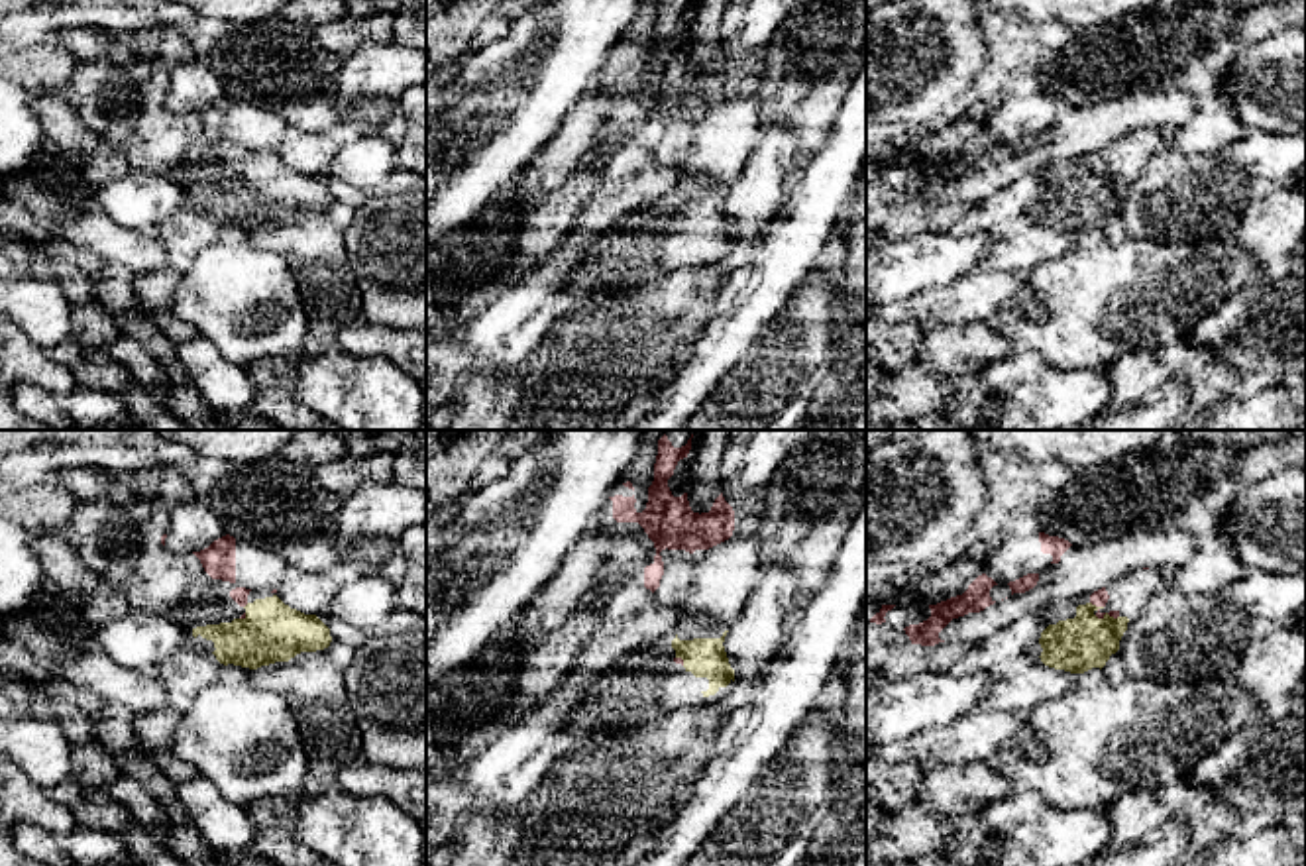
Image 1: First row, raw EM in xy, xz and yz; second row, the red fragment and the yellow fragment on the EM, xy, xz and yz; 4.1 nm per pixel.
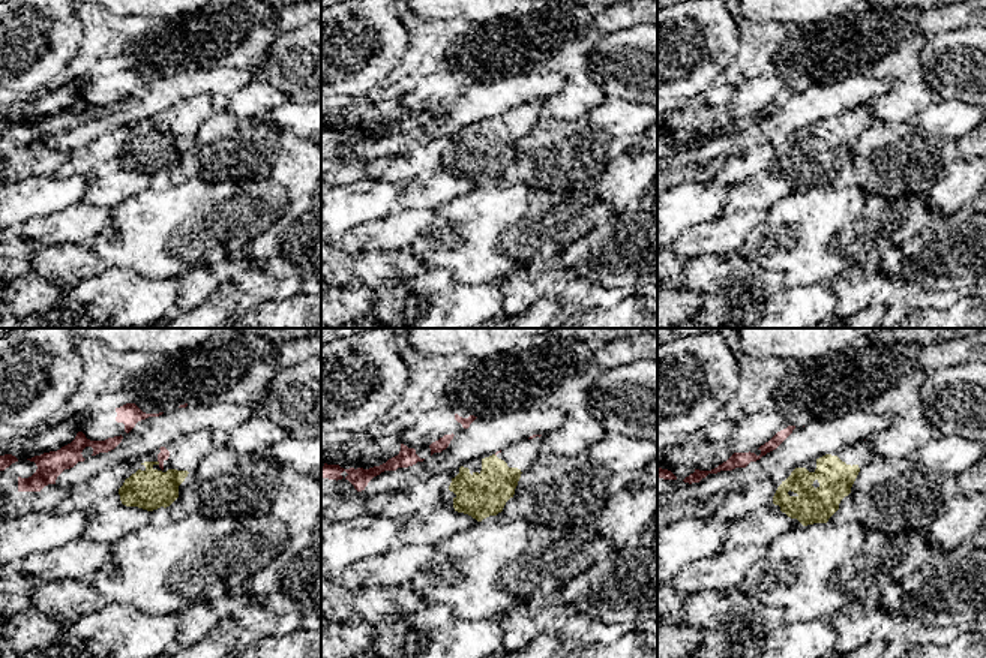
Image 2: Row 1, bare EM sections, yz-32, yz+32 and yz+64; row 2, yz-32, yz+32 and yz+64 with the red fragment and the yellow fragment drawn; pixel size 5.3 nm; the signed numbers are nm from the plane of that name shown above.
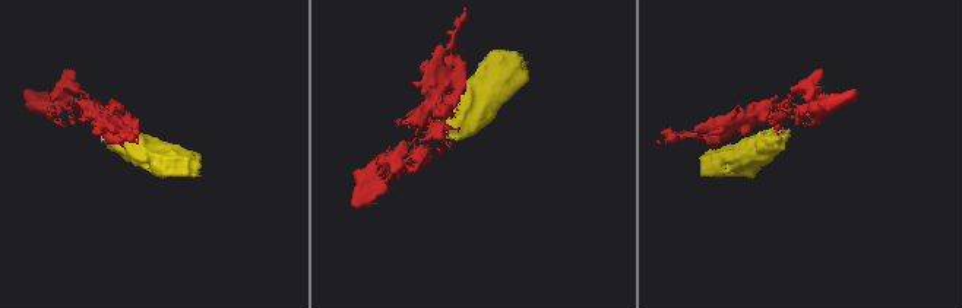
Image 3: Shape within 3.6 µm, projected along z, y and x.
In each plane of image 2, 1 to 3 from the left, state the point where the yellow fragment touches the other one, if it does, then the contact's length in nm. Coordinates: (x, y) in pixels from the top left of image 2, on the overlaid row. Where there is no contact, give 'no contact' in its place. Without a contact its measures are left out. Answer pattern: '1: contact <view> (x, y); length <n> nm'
1: contact yz-32 (158, 460); length 30 nm
2: no contact
3: no contact

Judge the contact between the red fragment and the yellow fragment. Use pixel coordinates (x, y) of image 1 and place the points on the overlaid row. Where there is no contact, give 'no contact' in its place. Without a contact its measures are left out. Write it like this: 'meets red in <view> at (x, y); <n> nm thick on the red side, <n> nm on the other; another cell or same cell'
meets red in yz at (1096, 605); 70 nm thick on the red side, 220 nm on the other; same cell

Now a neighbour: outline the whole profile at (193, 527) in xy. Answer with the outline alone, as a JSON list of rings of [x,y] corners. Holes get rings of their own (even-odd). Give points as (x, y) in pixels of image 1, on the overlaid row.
[[[198,499],[171,511],[165,548],[179,554],[192,554],[208,548],[222,536],[226,536],[222,520]]]

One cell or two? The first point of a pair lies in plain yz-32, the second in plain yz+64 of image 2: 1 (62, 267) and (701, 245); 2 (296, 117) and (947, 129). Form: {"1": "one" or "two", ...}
{"1": "two", "2": "one"}

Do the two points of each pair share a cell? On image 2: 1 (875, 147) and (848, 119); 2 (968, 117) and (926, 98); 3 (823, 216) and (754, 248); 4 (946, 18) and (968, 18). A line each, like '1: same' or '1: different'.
1: same
2: different
3: same
4: same

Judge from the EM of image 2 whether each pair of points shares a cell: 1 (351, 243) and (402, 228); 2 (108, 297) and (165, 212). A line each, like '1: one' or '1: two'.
1: one
2: two

